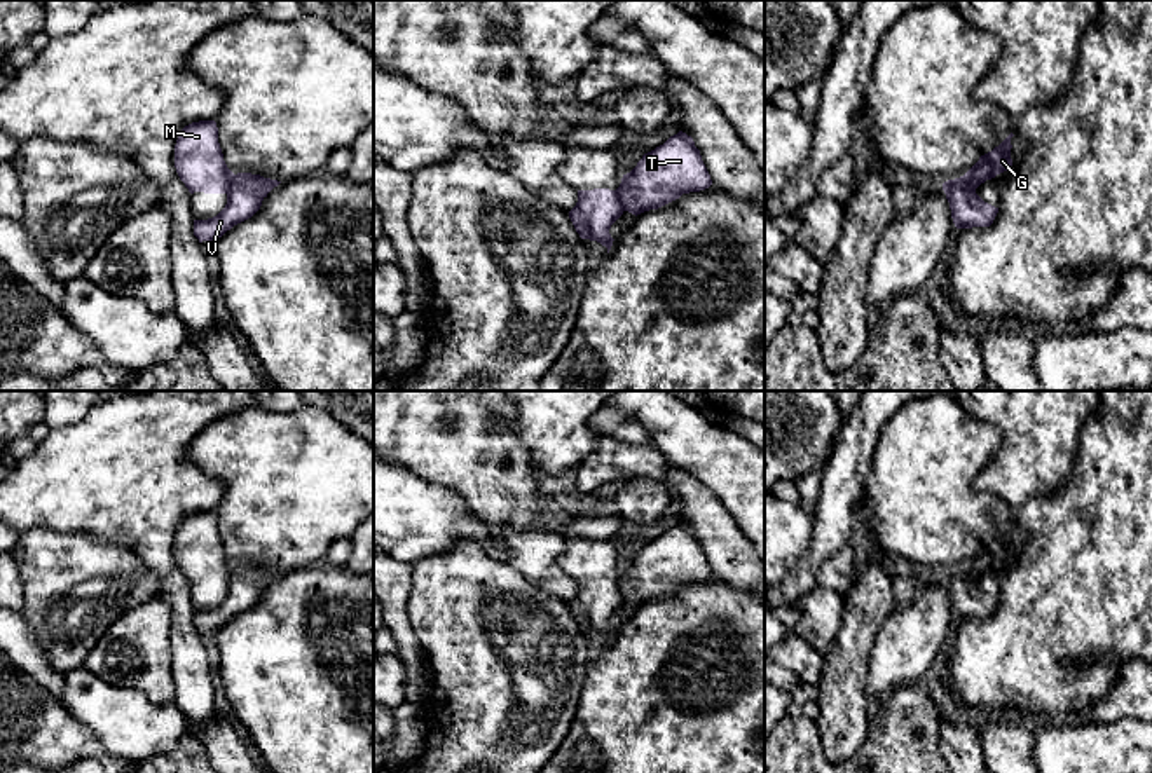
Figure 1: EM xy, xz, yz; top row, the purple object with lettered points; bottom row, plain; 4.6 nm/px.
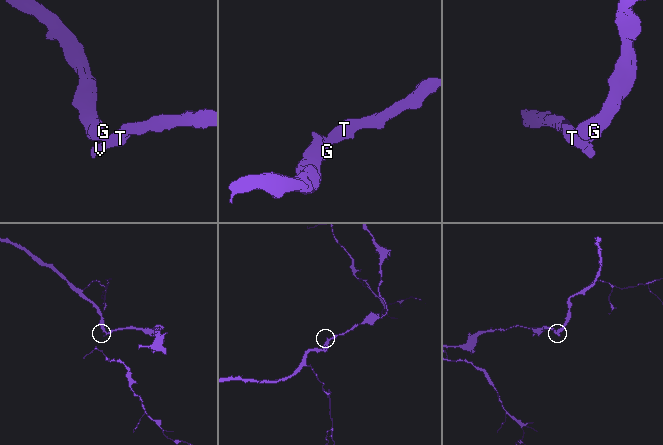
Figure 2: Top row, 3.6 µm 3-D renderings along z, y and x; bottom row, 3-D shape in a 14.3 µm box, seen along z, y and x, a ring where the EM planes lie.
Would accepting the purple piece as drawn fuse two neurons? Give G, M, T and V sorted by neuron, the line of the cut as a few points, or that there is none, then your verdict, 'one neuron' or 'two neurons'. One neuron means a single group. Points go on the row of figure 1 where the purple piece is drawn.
G M / T V | xz (617, 189), (625, 210) | two neurons

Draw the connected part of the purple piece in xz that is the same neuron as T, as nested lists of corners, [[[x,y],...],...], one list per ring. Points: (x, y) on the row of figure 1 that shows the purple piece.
[[[679,131],[644,154],[637,166],[623,174],[618,192],[623,209],[637,216],[710,185],[710,174],[693,138]]]

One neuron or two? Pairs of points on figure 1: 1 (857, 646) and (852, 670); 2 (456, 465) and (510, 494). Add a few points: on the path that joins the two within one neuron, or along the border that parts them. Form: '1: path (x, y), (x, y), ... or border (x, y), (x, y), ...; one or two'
1: path (852, 651), (852, 665); one
2: path (470, 465), (480, 465), (496, 480); one

